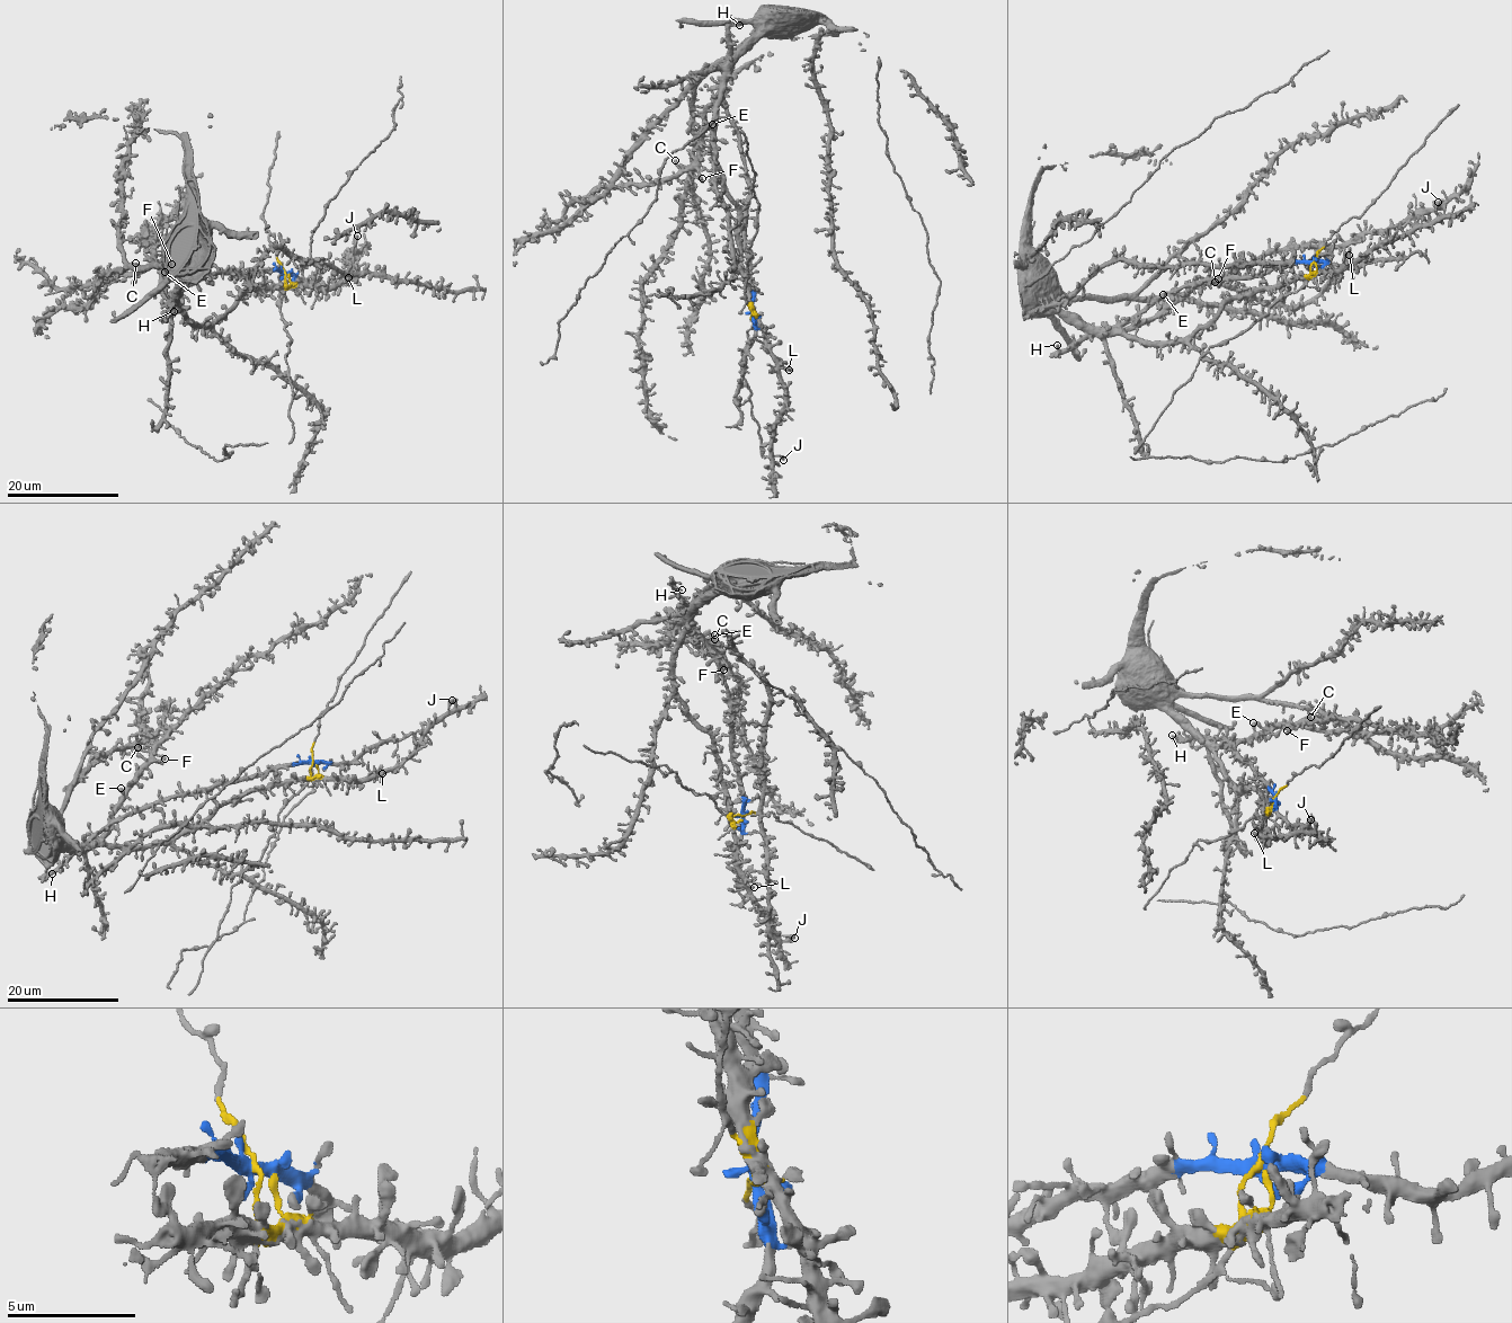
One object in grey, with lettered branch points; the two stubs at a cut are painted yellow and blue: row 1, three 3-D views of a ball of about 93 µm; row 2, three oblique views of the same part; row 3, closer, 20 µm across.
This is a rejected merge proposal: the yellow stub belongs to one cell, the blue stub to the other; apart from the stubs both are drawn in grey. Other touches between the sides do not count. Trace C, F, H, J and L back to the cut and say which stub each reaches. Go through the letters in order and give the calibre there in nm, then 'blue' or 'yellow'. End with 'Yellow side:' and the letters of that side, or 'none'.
C: 280 nm | yellow
F: 360 nm | yellow
H: 110 nm | blue
J: 400 nm | yellow
L: 280 nm | yellow
Yellow side: C, F, J, L

